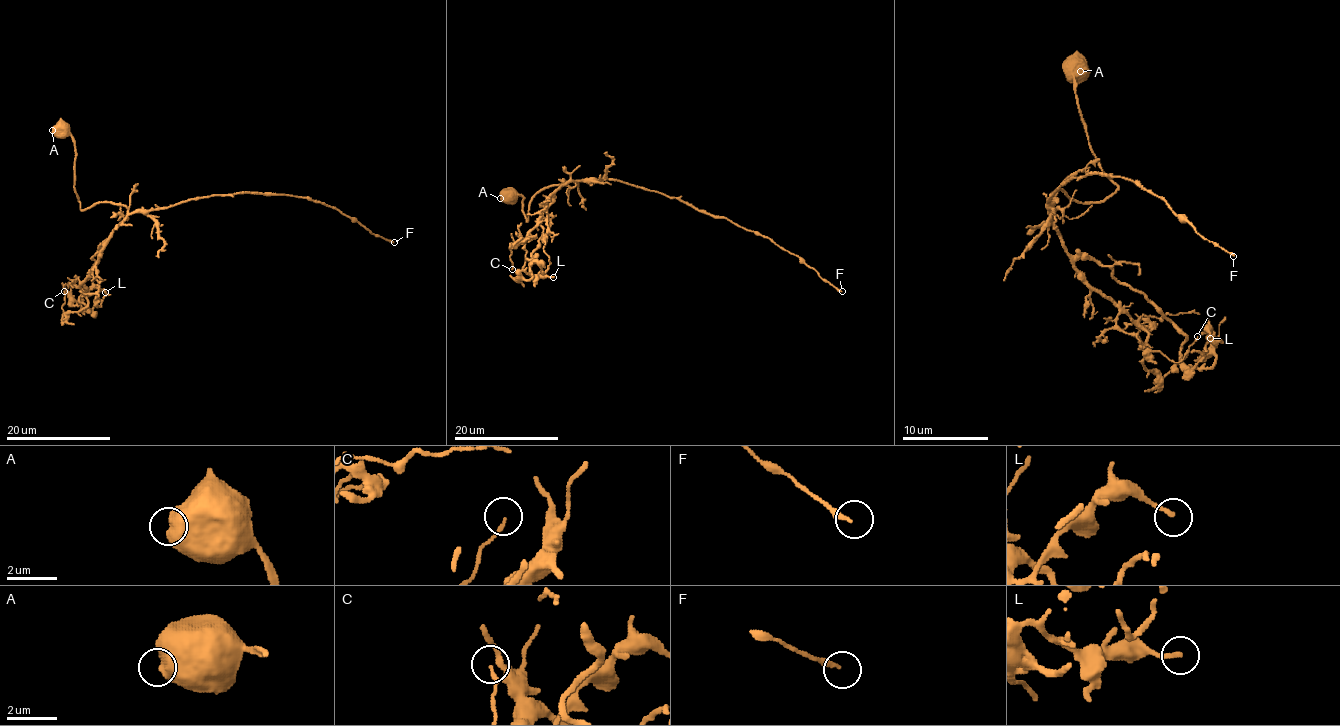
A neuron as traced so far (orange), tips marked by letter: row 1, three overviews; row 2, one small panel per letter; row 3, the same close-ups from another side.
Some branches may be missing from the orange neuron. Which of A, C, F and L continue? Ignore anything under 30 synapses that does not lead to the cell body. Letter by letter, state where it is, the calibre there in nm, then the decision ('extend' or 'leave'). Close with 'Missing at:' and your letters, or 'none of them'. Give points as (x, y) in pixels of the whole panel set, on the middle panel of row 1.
A: (500, 198) | 950 nm | leave
C: (512, 269) | 130 nm | leave
F: (842, 291) | 200 nm | leave
L: (553, 277) | 180 nm | leave
Missing at: none of them

